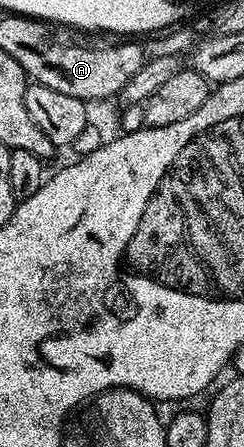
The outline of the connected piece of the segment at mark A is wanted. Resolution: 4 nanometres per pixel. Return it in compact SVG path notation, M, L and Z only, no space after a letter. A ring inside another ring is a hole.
M33 19L37 25L37 41L31 43L31 63L25 65L28 80L57 89L84 101L107 99L118 96L119 90L137 73L141 64L139 47L135 41L115 41L106 43L106 38L77 27L69 27L41 19Z

